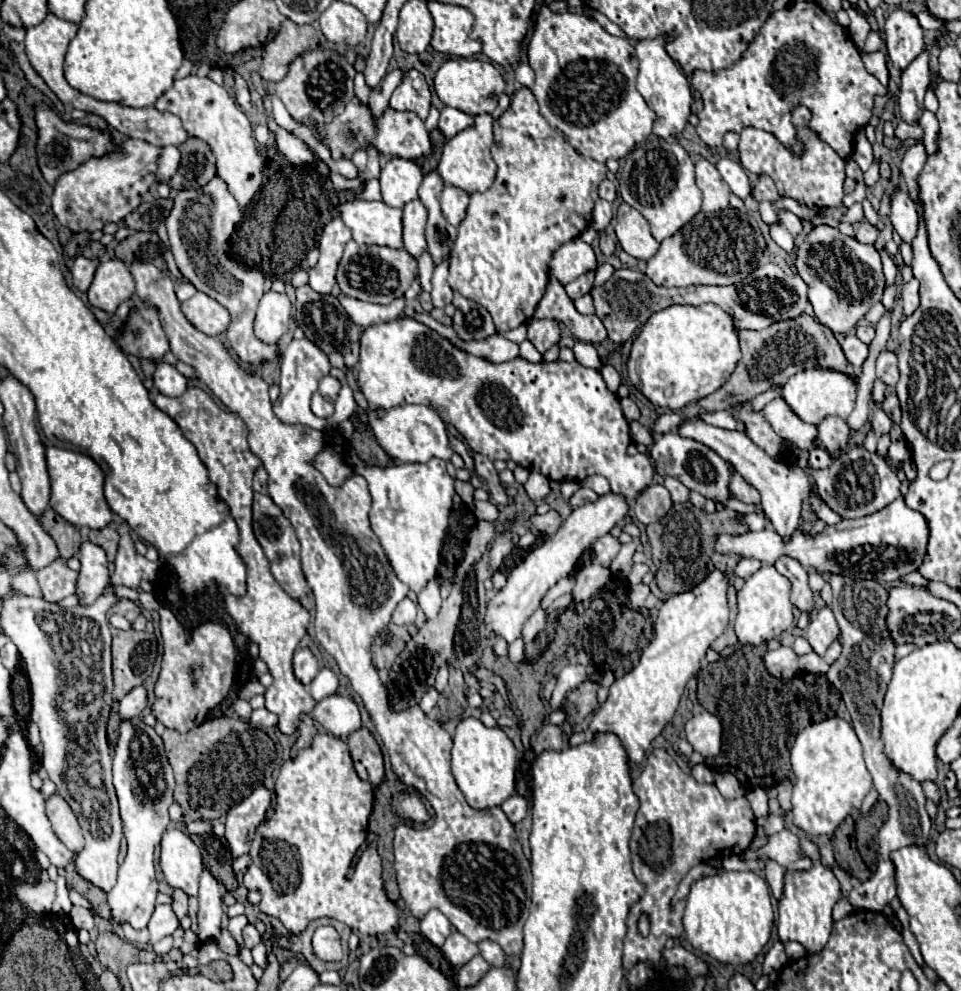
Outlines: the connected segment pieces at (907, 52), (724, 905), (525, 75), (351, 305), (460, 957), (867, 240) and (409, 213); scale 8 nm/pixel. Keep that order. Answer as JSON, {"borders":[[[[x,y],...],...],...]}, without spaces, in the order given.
{"borders":[[[[904,8],[892,10],[886,18],[884,40],[890,60],[900,70],[904,70],[924,50],[924,30],[918,18]]],[[[720,872],[702,876],[690,888],[684,910],[684,928],[688,942],[702,954],[720,962],[752,962],[770,940],[774,910],[768,884],[756,872]]],[[[520,64],[520,66],[518,66],[516,78],[518,78],[518,82],[524,84],[526,88],[532,88],[532,84],[534,84],[534,72],[532,72],[532,68],[530,68],[528,64]]],[[[338,296],[338,300],[342,302],[342,308],[348,312],[352,322],[358,326],[372,326],[372,324],[394,320],[404,312],[404,304],[406,304],[404,298],[396,298],[394,302],[386,306],[362,302],[362,300],[348,298],[348,296]]],[[[452,930],[452,934],[446,938],[446,942],[442,946],[442,952],[452,966],[460,968],[478,954],[478,946],[474,942],[470,942],[464,934],[458,934],[458,930]]],[[[860,222],[860,224],[856,226],[856,240],[858,240],[860,244],[874,244],[874,242],[876,242],[876,236],[878,236],[878,230],[876,230],[872,224]]],[[[416,198],[404,206],[404,248],[414,258],[422,254],[426,248],[426,206],[422,206],[422,200]]]]}

